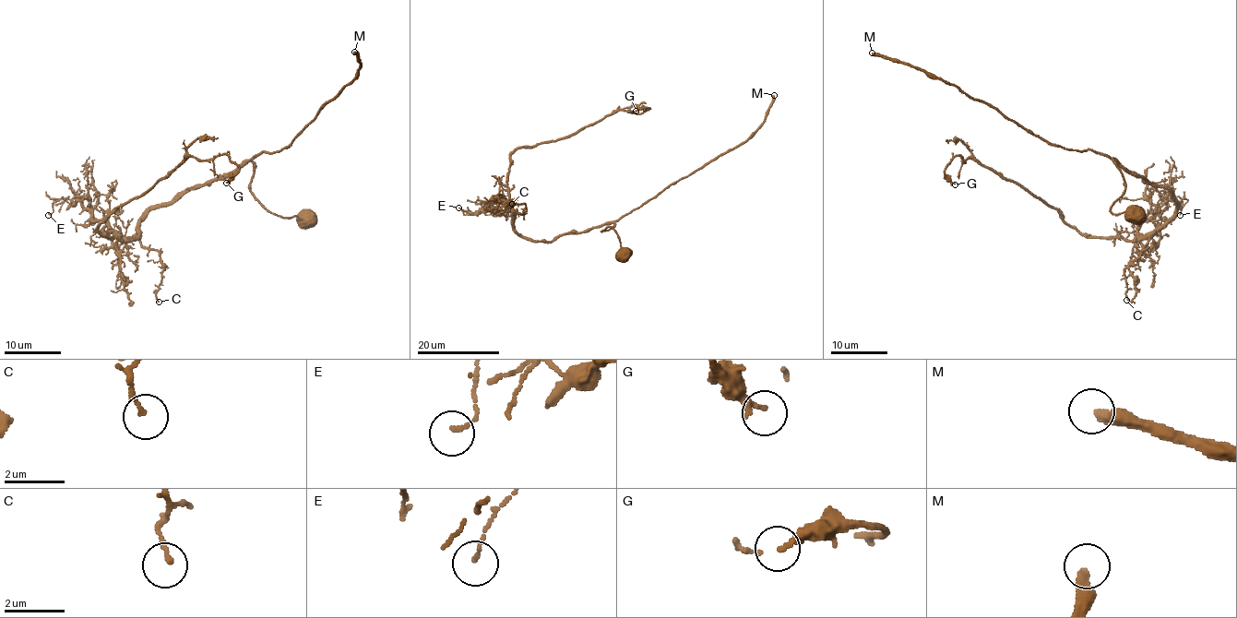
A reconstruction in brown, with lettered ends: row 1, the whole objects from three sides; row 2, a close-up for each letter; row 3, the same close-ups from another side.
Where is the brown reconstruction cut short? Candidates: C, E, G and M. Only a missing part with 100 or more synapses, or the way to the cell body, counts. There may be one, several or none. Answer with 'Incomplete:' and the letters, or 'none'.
Incomplete: M

